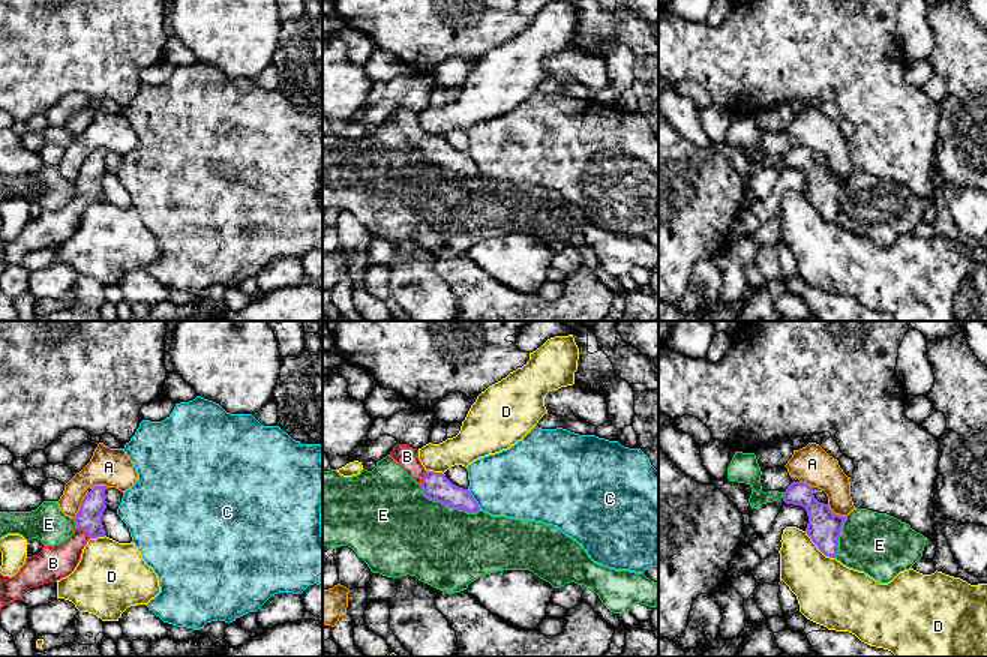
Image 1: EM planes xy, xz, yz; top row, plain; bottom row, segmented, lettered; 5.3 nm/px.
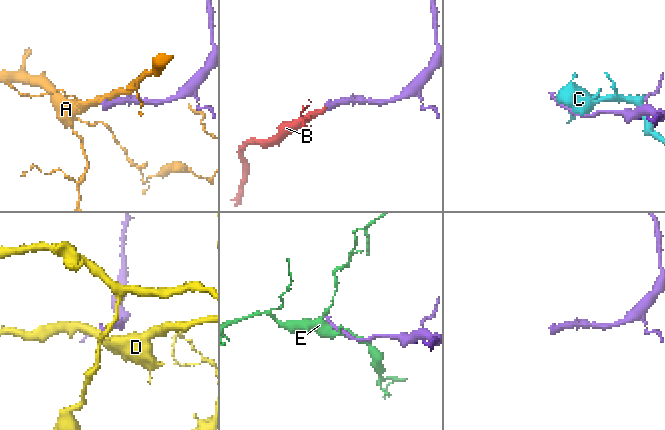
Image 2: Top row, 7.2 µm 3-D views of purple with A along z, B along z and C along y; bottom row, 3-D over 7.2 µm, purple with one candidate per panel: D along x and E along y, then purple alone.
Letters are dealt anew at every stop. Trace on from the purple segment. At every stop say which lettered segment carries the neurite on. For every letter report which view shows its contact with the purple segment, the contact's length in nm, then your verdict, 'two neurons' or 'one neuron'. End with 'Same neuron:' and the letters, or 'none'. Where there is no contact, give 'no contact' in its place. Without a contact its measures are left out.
A: xy | 170 nm | two neurons
B: xy | 100 nm | one neuron
C: xz | 130 nm | two neurons
D: yz | 220 nm | two neurons
E: xz | 360 nm | two neurons
Same neuron: B

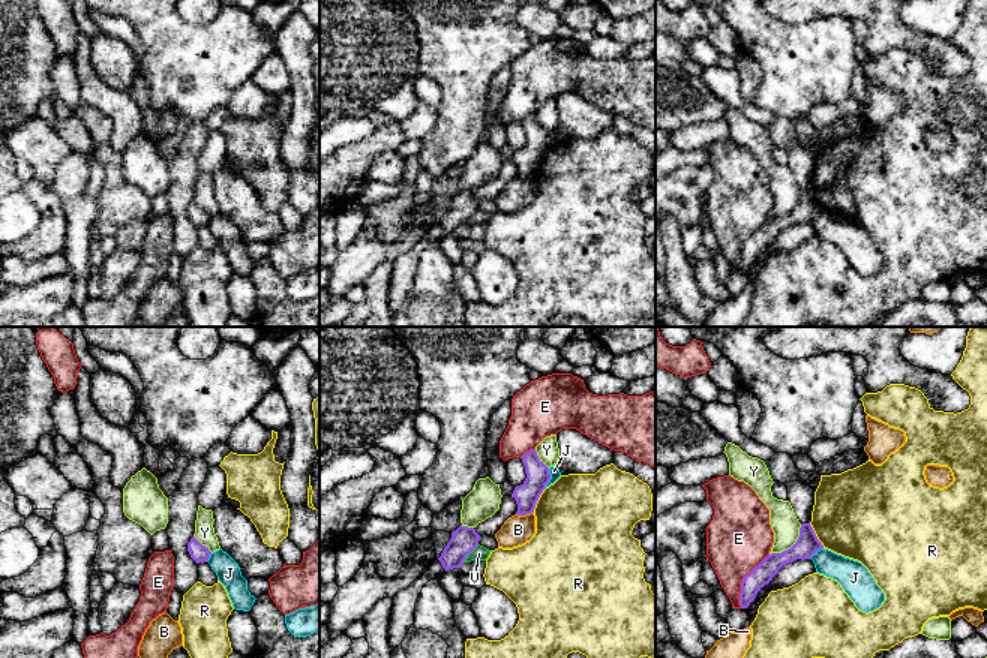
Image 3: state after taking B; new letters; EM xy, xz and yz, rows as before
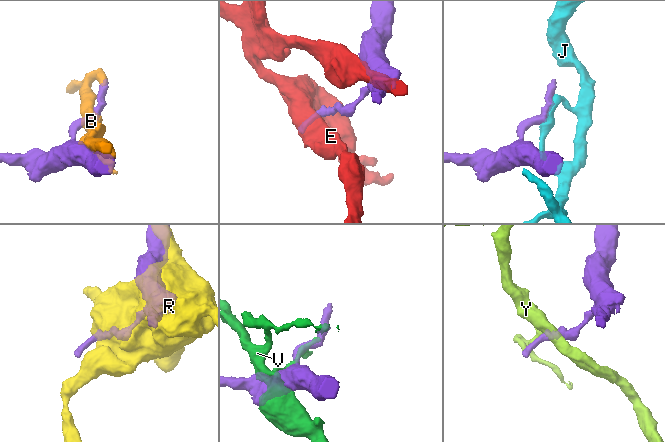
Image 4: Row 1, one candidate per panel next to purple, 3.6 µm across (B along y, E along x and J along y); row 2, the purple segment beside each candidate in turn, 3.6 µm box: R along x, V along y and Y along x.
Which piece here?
B: xz | 100 nm | two neurons
E: yz | 340 nm | two neurons
J: xz | 110 nm | two neurons
R: xz | 150 nm | two neurons
V: xz | 130 nm | two neurons
Y: yz | 240 nm | two neurons
Same neuron: none

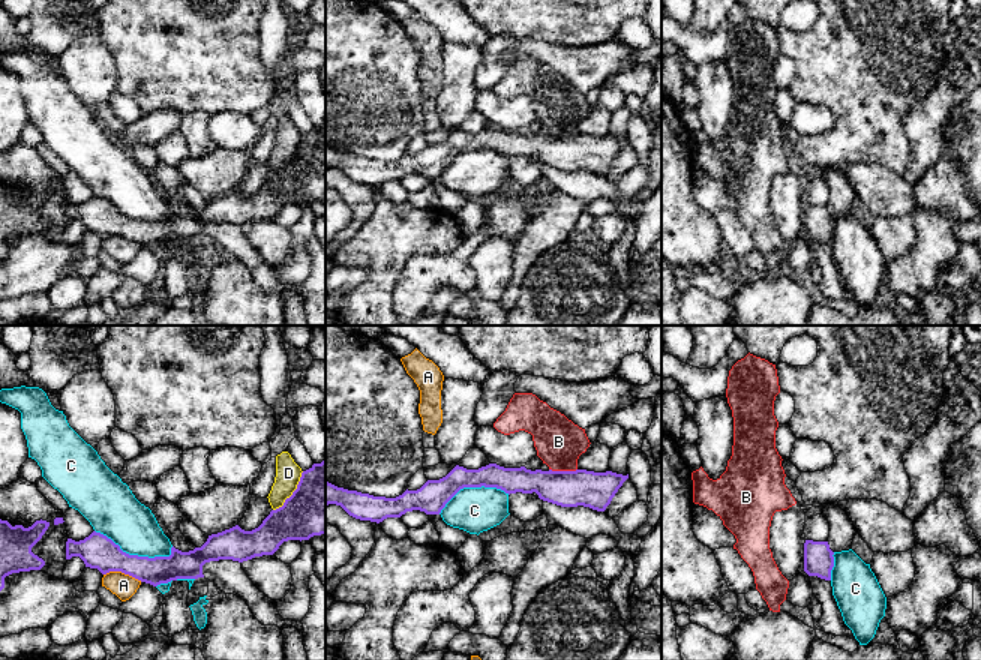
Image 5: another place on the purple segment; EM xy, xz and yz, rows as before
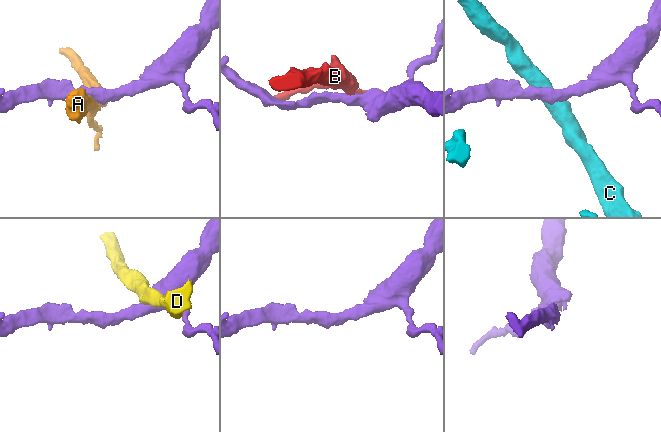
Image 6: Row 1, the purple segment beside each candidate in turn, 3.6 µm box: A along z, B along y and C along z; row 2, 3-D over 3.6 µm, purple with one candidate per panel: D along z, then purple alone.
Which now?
A: xy | 220 nm | two neurons
B: xz | 150 nm | two neurons
C: xy | 440 nm | two neurons
D: xy | 280 nm | two neurons
Same neuron: none

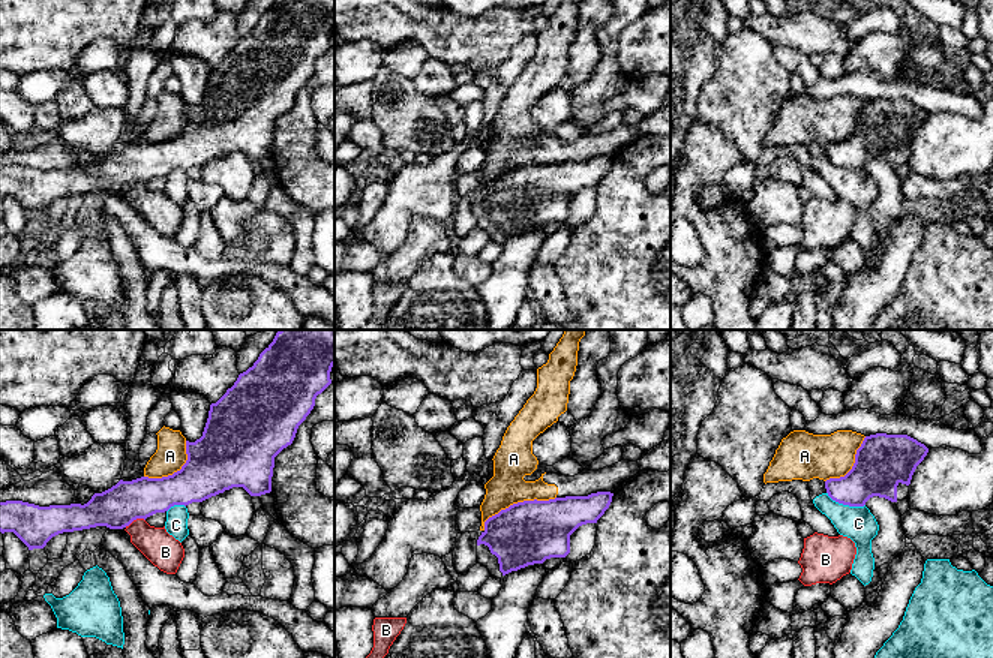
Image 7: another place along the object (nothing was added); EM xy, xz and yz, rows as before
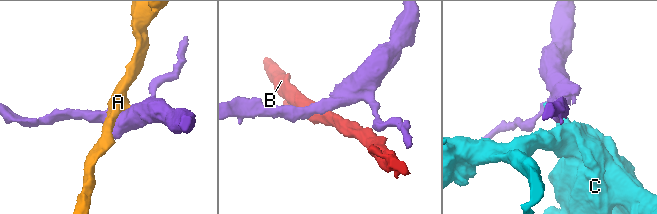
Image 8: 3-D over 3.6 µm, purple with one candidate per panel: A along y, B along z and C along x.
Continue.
A: xz | 440 nm | two neurons
B: xy | 120 nm | two neurons
C: yz | 220 nm | two neurons
Same neuron: none

